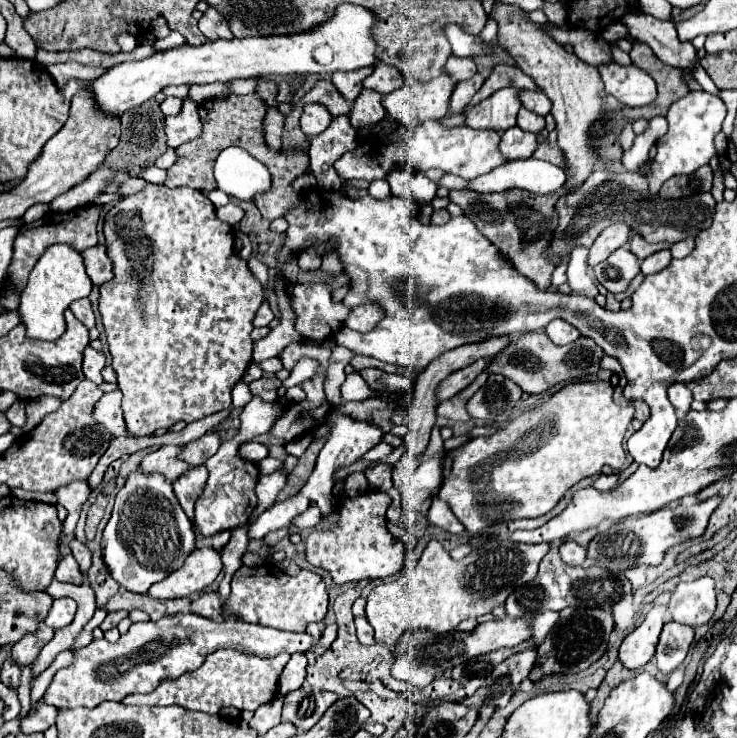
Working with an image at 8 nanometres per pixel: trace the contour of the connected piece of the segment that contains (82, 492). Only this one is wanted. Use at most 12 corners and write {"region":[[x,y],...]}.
{"region":[[87,481],[59,487],[55,497],[69,511],[61,539],[73,533],[91,489]]}

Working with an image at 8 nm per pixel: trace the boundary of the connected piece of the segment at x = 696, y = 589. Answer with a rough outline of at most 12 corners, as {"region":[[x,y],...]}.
{"region":[[715,581],[679,583],[669,601],[675,621],[707,623],[717,605]]}

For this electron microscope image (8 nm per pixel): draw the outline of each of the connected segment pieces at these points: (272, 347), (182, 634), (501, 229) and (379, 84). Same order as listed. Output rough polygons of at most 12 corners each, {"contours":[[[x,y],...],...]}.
{"contours":[[[285,279],[277,283],[281,323],[253,345],[255,363],[279,355],[302,340],[296,314],[285,297]],[[195,613],[93,639],[41,703],[97,707],[195,671],[205,655],[309,651],[307,633]],[[449,191],[475,227],[535,287],[559,195]],[[379,61],[363,81],[381,95],[399,89],[405,81],[397,67]]]}

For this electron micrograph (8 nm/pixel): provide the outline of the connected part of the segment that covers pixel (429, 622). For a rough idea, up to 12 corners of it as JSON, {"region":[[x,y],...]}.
{"region":[[431,539],[413,571],[377,585],[381,645],[447,633],[535,577],[547,543],[491,541],[453,561]]}

